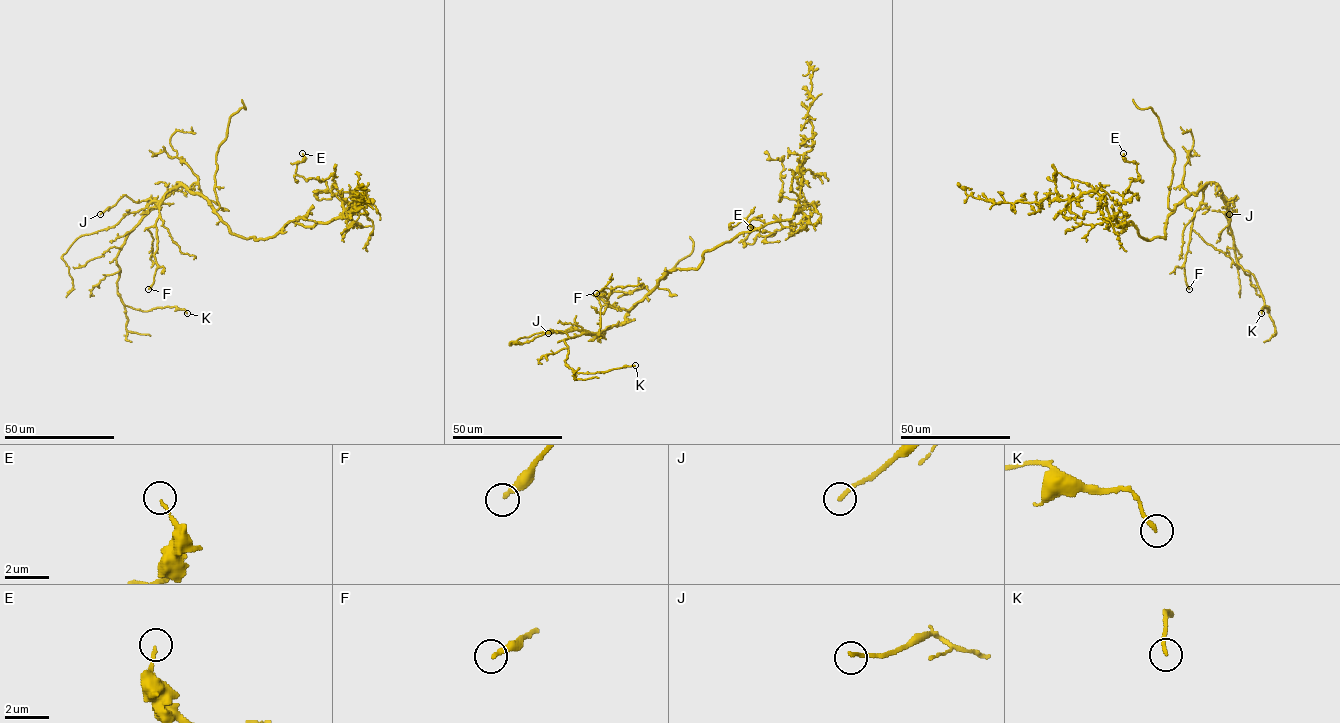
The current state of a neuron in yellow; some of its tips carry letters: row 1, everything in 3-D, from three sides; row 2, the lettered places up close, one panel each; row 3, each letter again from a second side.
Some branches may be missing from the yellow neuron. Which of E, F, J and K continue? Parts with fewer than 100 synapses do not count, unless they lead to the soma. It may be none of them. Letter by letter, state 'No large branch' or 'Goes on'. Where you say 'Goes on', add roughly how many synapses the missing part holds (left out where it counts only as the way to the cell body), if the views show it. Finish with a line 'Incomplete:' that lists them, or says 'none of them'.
E: No large branch
F: No large branch
J: No large branch
K: No large branch
Incomplete: none of them

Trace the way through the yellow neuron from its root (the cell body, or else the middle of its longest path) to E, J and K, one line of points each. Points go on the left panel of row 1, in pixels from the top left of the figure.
E: (239, 235), (266, 239), (290, 221), (314, 226), (343, 211), (323, 180), (296, 174), (302, 153)
J: (239, 235), (231, 232), (205, 198), (180, 182), (159, 200), (135, 202), (123, 195), (100, 214)
K: (239, 235), (205, 198), (180, 182), (128, 234), (116, 258), (121, 301), (143, 311), (176, 306), (187, 313)

